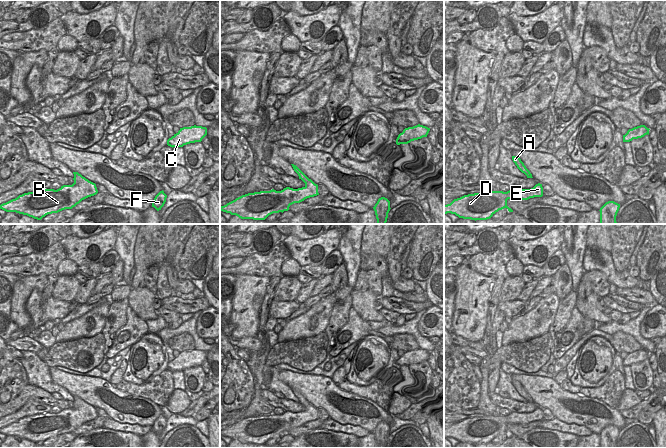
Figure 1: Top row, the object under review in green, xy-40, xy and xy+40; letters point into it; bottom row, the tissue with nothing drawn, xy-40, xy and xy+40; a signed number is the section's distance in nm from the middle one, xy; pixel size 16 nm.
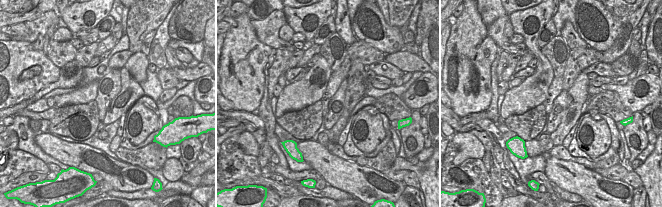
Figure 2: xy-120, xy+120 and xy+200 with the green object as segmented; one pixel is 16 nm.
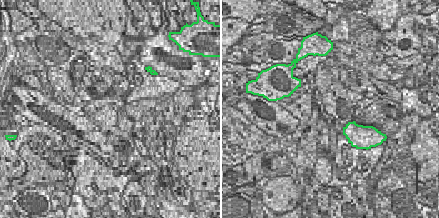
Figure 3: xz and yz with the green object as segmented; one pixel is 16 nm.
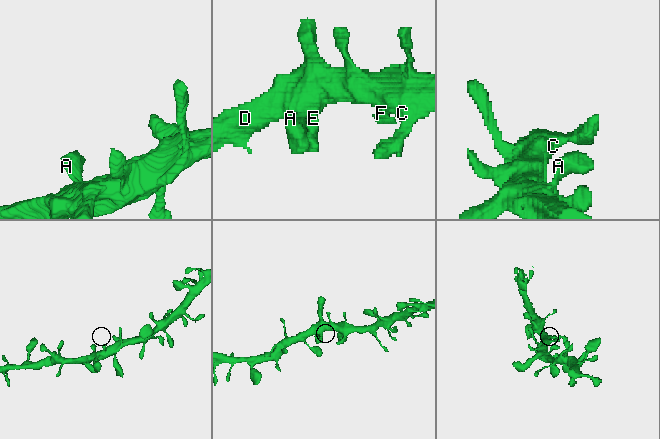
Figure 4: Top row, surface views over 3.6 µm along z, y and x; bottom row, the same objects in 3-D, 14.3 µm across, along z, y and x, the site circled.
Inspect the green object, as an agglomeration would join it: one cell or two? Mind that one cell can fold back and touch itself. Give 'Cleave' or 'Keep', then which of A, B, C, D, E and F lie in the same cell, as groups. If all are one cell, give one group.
Keep. Groups: A B C D E F.

